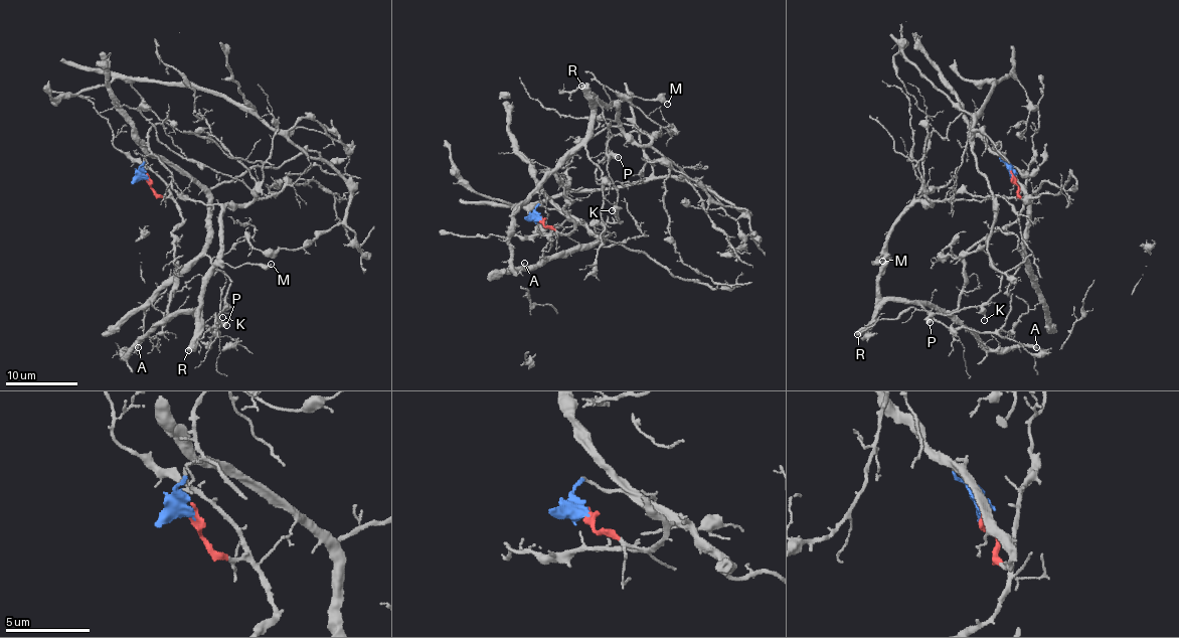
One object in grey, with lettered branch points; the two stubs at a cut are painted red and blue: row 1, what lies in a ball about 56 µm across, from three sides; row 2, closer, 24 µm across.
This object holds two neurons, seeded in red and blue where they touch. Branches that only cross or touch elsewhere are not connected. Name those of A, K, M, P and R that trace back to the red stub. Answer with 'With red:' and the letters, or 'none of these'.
With red: A, M, R

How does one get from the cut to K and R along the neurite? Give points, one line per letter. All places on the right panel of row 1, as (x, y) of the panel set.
K: (1013, 176), (1000, 154), (1029, 199), (1025, 261), (1012, 275), (1001, 275), (999, 291), (983, 306), (985, 320)
R: (1013, 176), (1023, 198), (1019, 216), (965, 256), (960, 305), (945, 312), (887, 300), (857, 334)

